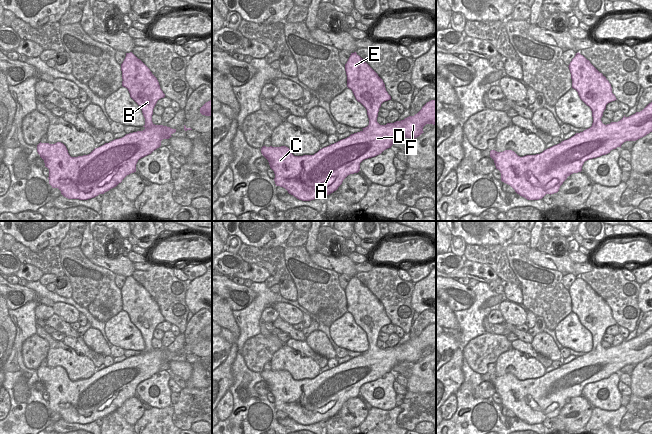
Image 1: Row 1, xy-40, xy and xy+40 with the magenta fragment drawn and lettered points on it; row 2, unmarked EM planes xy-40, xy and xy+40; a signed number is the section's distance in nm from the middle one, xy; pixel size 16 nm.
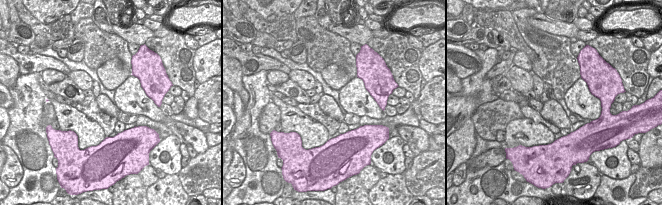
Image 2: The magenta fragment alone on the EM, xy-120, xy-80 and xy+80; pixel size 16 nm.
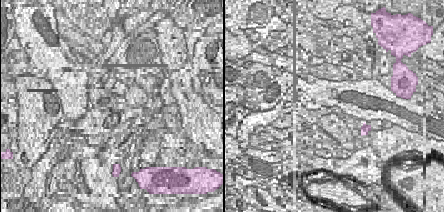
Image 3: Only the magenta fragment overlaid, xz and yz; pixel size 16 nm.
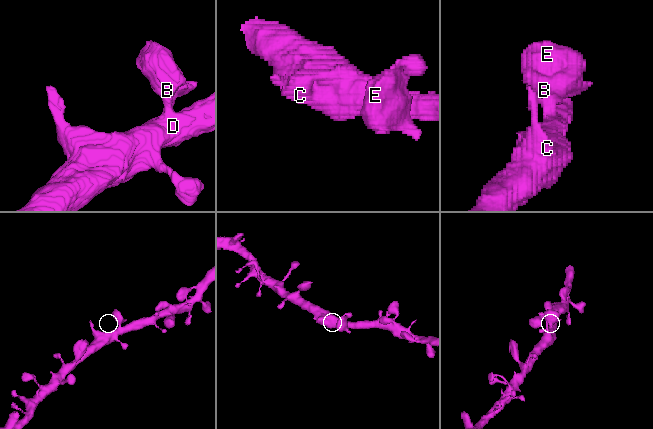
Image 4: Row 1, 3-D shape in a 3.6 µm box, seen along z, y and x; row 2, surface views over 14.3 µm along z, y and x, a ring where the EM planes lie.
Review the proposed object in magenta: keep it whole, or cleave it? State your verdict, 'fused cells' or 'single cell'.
single cell

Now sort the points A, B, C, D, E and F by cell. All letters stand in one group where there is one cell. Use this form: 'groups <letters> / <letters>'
groups A B C D E F

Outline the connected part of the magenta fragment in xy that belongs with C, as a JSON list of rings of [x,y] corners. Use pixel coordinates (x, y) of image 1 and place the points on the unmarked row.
[[[351,277],[345,288],[347,311],[352,314],[356,324],[367,334],[369,349],[363,354],[334,368],[320,373],[314,379],[294,380],[286,370],[261,372],[262,379],[268,384],[270,392],[275,398],[275,408],[285,412],[289,418],[302,425],[319,423],[336,415],[343,404],[350,398],[360,395],[360,387],[368,382],[381,378],[391,372],[400,362],[415,363],[423,356],[426,348],[436,349],[436,324],[427,326],[414,340],[401,345],[380,349],[377,346],[379,332],[385,325],[391,324],[383,304],[378,298],[356,277]]]

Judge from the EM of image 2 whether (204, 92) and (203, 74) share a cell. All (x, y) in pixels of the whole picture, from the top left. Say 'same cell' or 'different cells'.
different cells

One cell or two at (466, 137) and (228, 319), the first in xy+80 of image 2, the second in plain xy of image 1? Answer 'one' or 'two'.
one

